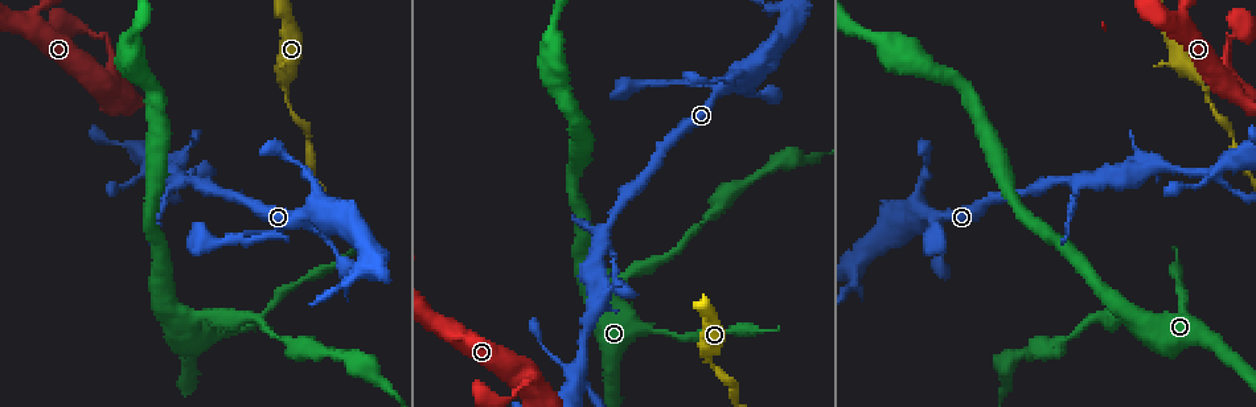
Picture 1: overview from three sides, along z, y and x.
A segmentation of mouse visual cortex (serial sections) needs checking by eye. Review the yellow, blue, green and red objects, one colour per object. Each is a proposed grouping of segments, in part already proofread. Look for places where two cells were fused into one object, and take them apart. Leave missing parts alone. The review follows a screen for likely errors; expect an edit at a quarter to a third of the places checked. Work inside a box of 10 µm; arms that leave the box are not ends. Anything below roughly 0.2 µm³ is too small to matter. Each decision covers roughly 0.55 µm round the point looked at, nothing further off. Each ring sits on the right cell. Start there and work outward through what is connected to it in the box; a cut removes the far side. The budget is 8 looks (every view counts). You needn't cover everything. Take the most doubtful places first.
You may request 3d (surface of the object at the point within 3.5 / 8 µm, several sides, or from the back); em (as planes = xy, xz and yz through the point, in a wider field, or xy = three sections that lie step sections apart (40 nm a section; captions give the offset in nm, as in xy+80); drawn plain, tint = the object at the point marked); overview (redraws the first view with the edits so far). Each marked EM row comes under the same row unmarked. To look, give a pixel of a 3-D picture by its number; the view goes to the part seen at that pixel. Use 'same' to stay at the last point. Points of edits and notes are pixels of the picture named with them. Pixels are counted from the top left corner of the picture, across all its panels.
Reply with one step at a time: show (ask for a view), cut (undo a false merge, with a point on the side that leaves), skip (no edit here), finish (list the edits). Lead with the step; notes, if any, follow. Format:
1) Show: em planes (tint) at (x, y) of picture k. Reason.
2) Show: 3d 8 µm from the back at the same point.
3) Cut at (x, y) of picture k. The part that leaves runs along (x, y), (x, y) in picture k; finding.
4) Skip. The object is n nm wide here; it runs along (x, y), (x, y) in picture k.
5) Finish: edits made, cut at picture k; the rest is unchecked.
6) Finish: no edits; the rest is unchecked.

Show: 3d 3.5 µm at (925, 218) of picture 1. Abrupt turn.

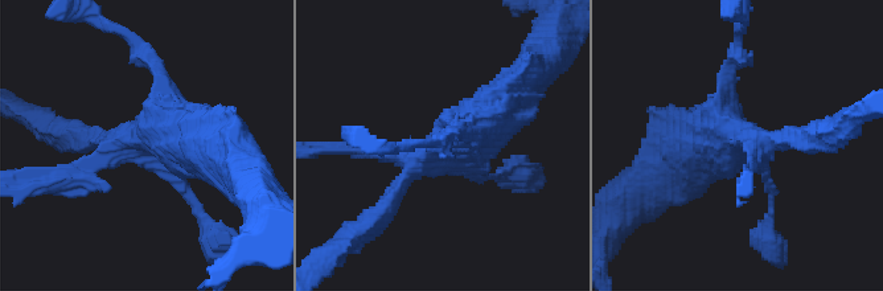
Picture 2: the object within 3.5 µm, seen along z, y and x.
Show: em planes (tint) at (139, 138) of picture 2.

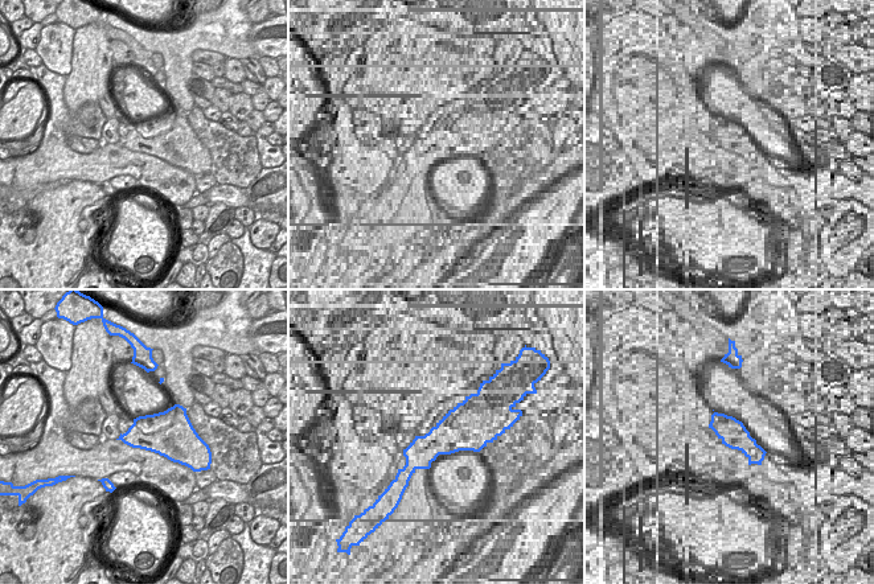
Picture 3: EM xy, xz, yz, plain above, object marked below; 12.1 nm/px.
Skip. The object is 480 nm wide here; it runs along (381, 214), (417, 160), (502, 97) in picture 2; all the same cell.

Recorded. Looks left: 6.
Show: 3d 3.5 µm at (1215, 108) of picture 1. Thin neck.

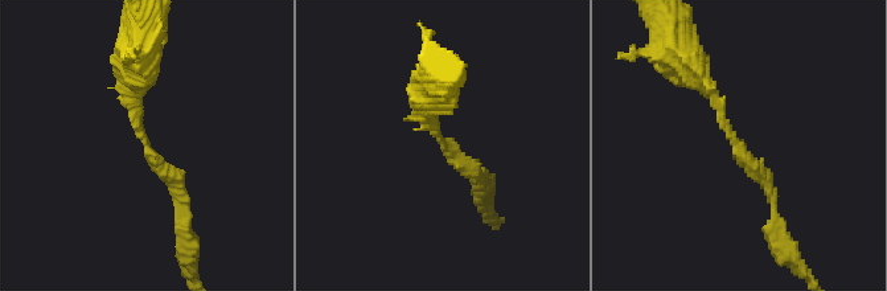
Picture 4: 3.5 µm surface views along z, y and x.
Show: em xy step 2 (tint) at (736, 139) of picture 4. The arms are 200, 300 nm wide; shape alone is not enough.

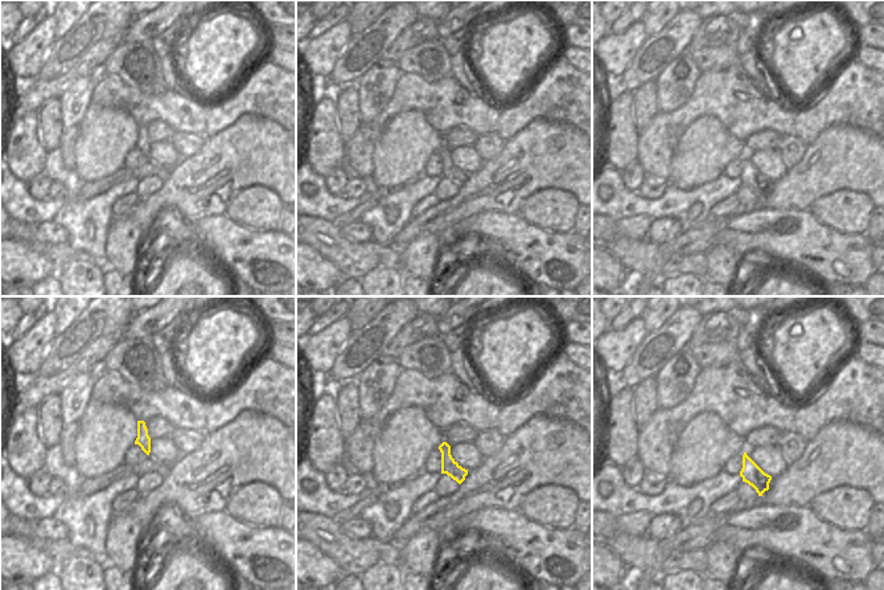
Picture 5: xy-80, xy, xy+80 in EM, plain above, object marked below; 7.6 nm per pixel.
Skip. It runs along (690, 65), (768, 187), (772, 207) in picture 4; one cell here.

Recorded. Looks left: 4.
Show: 3d 8 µm at (113, 74) of picture 1. Abrupt turn.

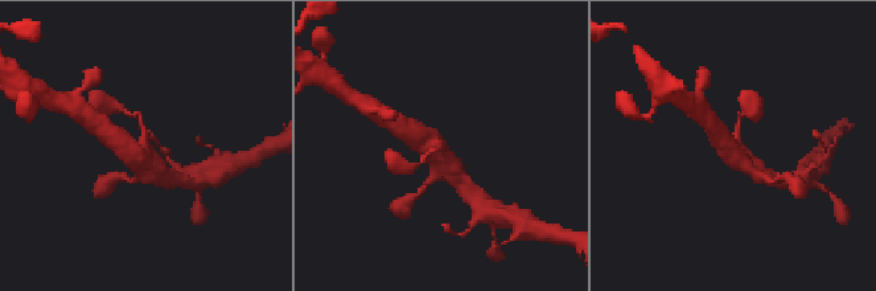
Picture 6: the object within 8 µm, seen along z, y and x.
Show: em xy step 3 (tint) at the same point. 4 arms meet here; the arms are 150, 350, 400, 600 nm wide; need the tissue.

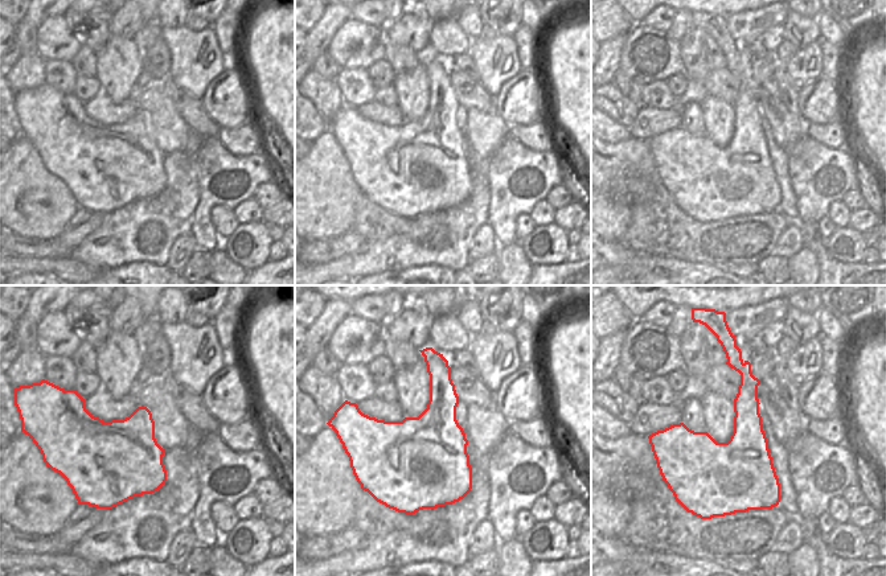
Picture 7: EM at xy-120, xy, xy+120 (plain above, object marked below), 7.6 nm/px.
Skip. The object is 650 nm wide here; it runs along (403, 127), (439, 146), (436, 151) in picture 6; one cell here.

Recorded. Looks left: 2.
Finish: no edits; the rest is unchecked.

